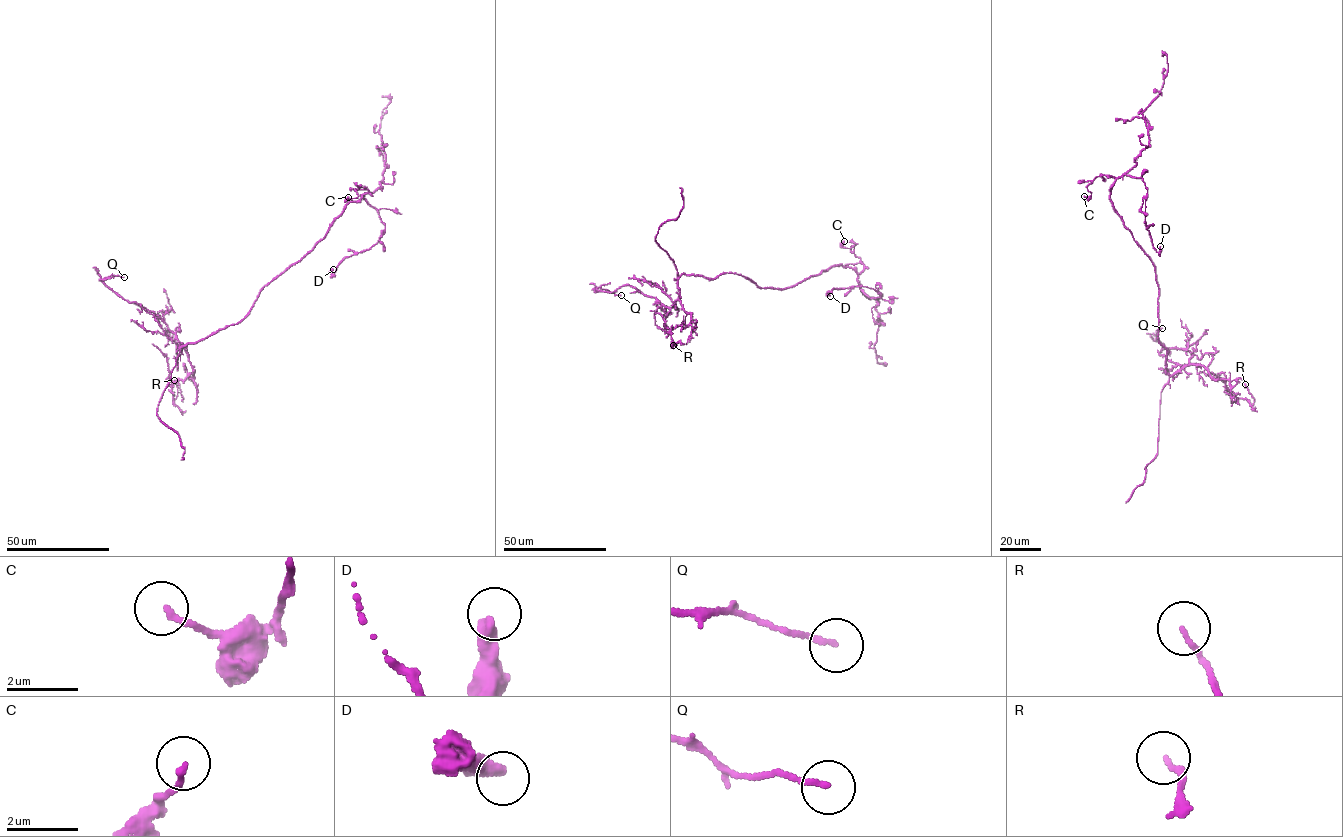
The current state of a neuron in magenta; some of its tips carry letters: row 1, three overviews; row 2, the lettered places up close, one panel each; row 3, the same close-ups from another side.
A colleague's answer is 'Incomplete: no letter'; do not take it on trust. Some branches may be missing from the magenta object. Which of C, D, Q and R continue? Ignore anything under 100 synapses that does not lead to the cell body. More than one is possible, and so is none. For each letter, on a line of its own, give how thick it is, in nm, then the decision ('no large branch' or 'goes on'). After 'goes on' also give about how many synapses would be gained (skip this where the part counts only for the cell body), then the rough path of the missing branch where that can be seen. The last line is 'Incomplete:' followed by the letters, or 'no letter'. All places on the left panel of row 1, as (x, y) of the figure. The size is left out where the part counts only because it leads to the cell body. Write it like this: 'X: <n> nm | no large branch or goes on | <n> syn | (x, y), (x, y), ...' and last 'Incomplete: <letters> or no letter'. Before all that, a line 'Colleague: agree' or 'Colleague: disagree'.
Colleague: agree
C: 170 nm | no large branch
D: 480 nm | no large branch
Q: 150 nm | no large branch
R: 150 nm | no large branch
Incomplete: no letter

